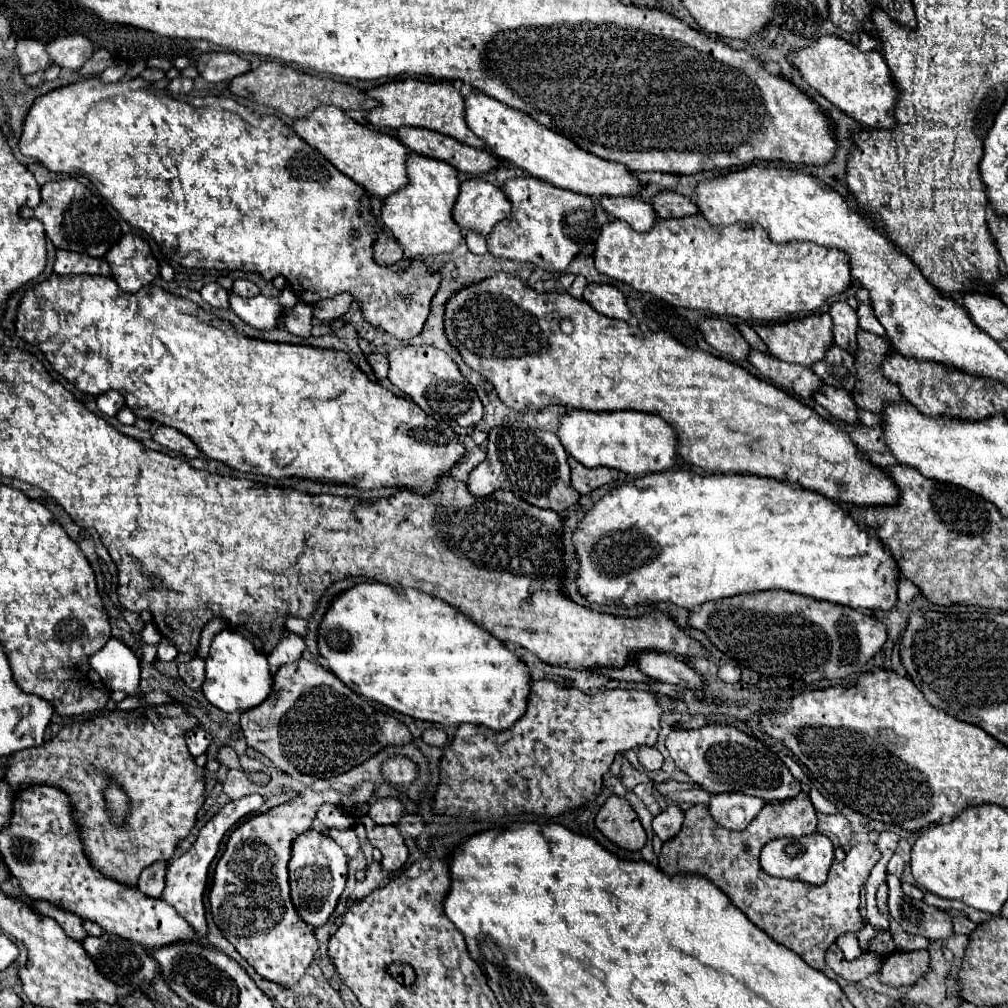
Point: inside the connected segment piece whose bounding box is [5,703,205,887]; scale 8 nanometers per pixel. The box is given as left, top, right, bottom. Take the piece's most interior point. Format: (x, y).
(144, 749)

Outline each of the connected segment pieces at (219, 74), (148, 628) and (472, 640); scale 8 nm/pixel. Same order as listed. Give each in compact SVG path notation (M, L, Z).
M209 53L203 55L195 67L199 69L201 77L213 83L219 81L231 81L237 75L243 75L251 71L251 63L237 53Z
M145 623L145 627L139 631L139 639L143 641L143 645L157 645L161 641L161 633L155 623Z
M383 583L353 585L329 603L317 629L317 645L319 655L329 663L329 671L351 691L413 719L441 725L479 723L505 729L523 715L527 703L531 679L519 655L511 653L463 613L451 609L451 605L417 589L407 589L405 593Z

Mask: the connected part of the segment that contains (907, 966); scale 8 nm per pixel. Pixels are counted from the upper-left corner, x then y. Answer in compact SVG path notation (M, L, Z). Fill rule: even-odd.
M912 951L911 953L891 953L883 959L879 979L887 985L915 985L930 967L928 951Z

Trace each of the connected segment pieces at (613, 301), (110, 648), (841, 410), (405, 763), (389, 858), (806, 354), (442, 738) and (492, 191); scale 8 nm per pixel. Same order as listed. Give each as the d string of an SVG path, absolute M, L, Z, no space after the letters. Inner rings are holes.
M587 285L583 299L601 315L621 321L631 321L631 309L627 307L625 295L611 285Z
M109 639L103 649L89 657L89 665L101 675L109 691L123 691L129 697L143 697L139 689L139 659L117 639Z
M823 385L823 389L819 389L819 393L815 393L815 401L821 407L825 407L833 417L841 419L843 423L859 425L859 415L857 415L859 407L851 399L851 393L847 393L843 389L835 389L831 385Z
M397 755L381 763L381 775L385 781L391 781L395 785L409 785L417 779L419 769L411 759Z
M363 817L363 823L367 827L367 837L373 847L377 847L383 853L381 867L383 869L399 869L405 865L409 851L403 843L401 833L393 825L375 825L369 817Z
M815 313L803 319L793 319L789 323L755 325L755 331L765 341L773 357L787 363L799 363L805 367L813 367L817 361L823 361L827 349L833 345L833 319L829 313Z
M430 728L424 731L423 740L430 746L442 747L447 743L447 735L442 729Z
M467 179L461 183L453 217L461 229L473 229L487 235L495 223L511 215L511 201L503 189L485 179Z

